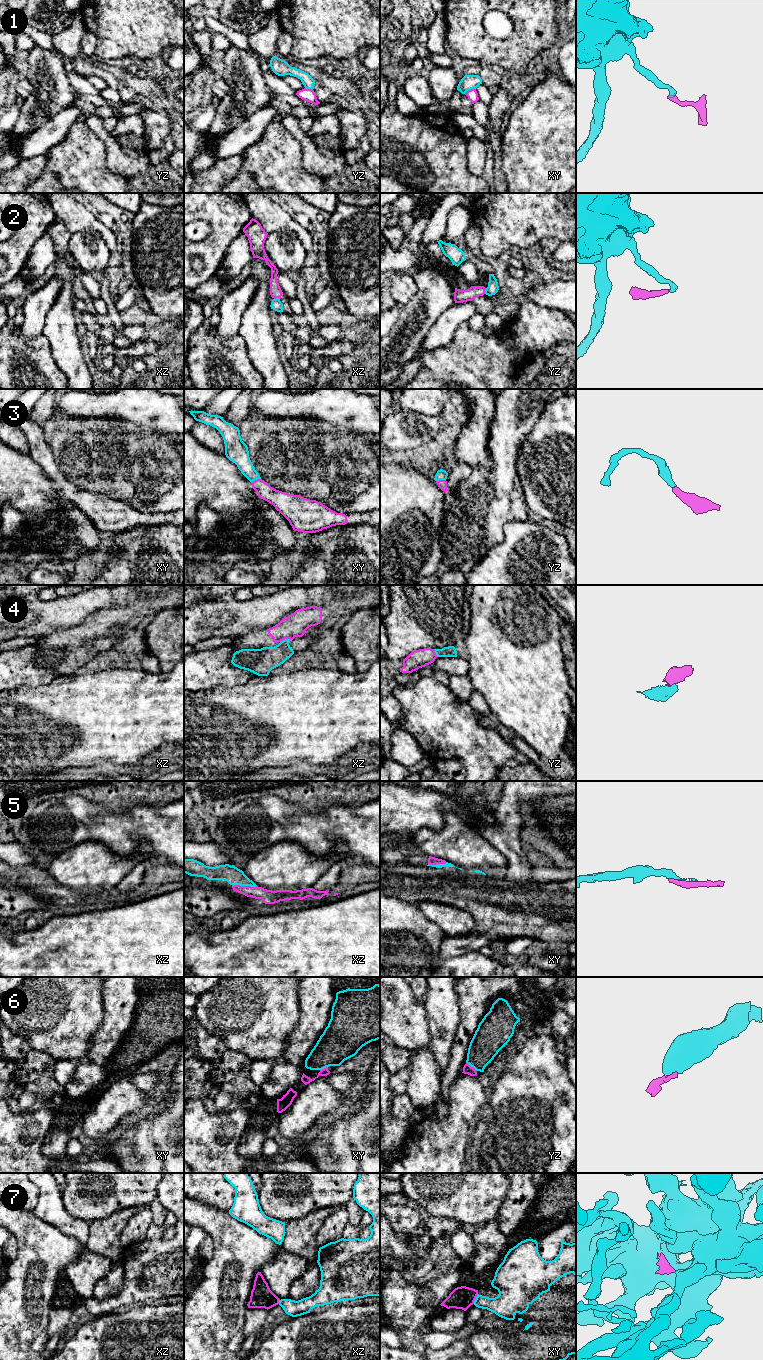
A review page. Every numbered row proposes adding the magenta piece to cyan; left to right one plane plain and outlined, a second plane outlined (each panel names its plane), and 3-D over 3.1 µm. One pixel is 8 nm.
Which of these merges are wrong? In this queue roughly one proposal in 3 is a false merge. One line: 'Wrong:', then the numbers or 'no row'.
Wrong: 1, 2, 7

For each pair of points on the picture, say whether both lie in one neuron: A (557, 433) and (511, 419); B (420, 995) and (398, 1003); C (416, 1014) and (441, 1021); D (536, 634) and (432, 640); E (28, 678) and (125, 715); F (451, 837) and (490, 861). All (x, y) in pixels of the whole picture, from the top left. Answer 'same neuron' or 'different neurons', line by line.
A: different neurons
B: different neurons
C: different neurons
D: different neurons
E: different neurons
F: same neuron

